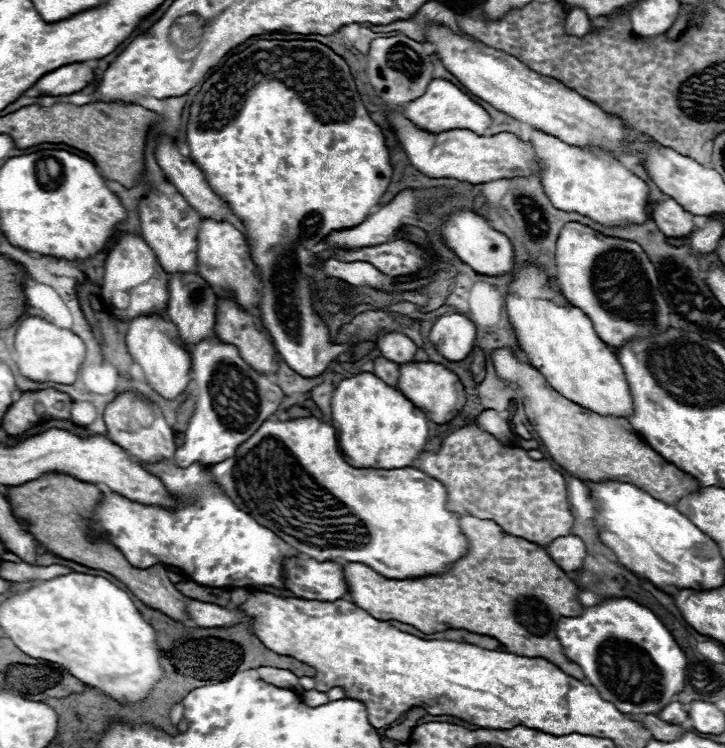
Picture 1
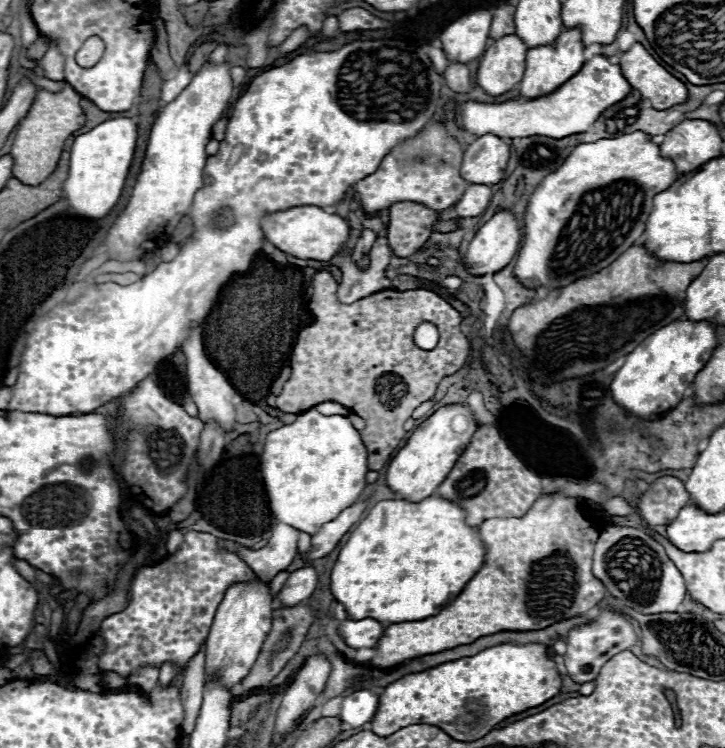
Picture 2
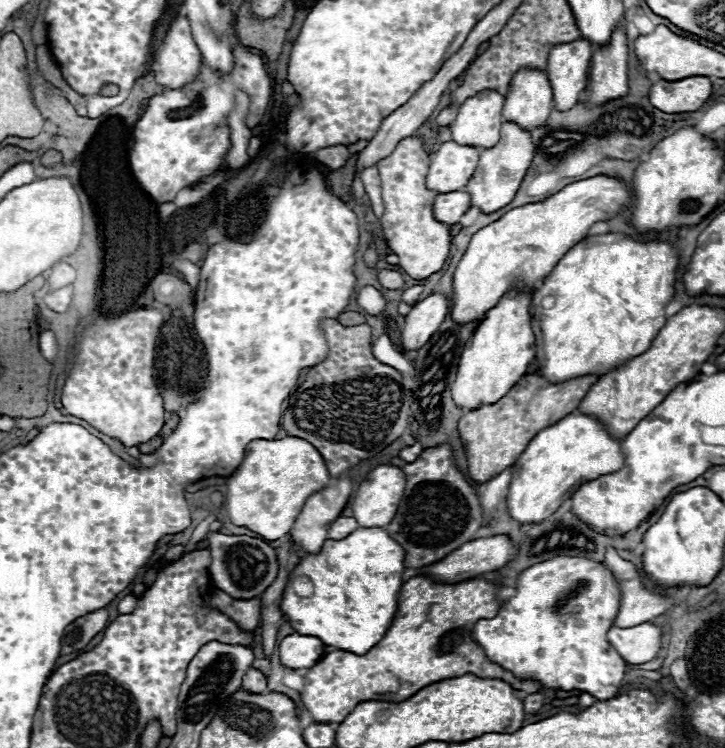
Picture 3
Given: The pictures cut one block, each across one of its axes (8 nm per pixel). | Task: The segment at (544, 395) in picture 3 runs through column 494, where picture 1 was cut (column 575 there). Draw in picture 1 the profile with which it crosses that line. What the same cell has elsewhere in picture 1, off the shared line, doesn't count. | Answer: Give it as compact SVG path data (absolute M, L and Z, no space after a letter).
M510 348L494 350L492 362L496 376L502 382L514 384L518 390L522 390L522 406L530 426L546 446L552 460L570 474L590 482L600 482L600 478L620 478L622 482L632 482L634 486L648 490L648 494L668 504L676 504L680 494L688 494L692 486L700 486L694 476L682 472L674 464L666 462L660 454L656 454L632 430L626 418L600 416L564 398L544 380L536 368L532 368L528 362L522 362Z

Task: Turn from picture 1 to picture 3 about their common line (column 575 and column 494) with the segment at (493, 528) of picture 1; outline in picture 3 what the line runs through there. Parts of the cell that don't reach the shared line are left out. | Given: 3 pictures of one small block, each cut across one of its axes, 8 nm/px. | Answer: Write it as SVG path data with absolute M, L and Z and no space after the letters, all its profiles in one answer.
M430 576L410 578L402 586L402 594L398 600L398 614L390 630L370 652L366 652L364 656L358 656L352 652L336 650L320 658L318 664L308 670L304 678L304 692L300 694L306 710L312 714L316 722L342 722L356 708L356 704L366 702L366 698L394 698L394 702L400 702L402 698L410 698L410 694L416 694L422 686L428 686L432 682L440 682L446 678L456 678L466 672L478 674L480 678L502 678L510 682L516 690L524 690L526 694L534 694L542 690L542 682L518 680L512 672L490 662L486 658L484 648L476 644L472 638L474 622L478 622L478 618L494 618L494 614L498 614L498 610L502 608L502 602L496 598L498 590L500 586L484 578L470 578L458 584L444 584L436 580L432 582Z

